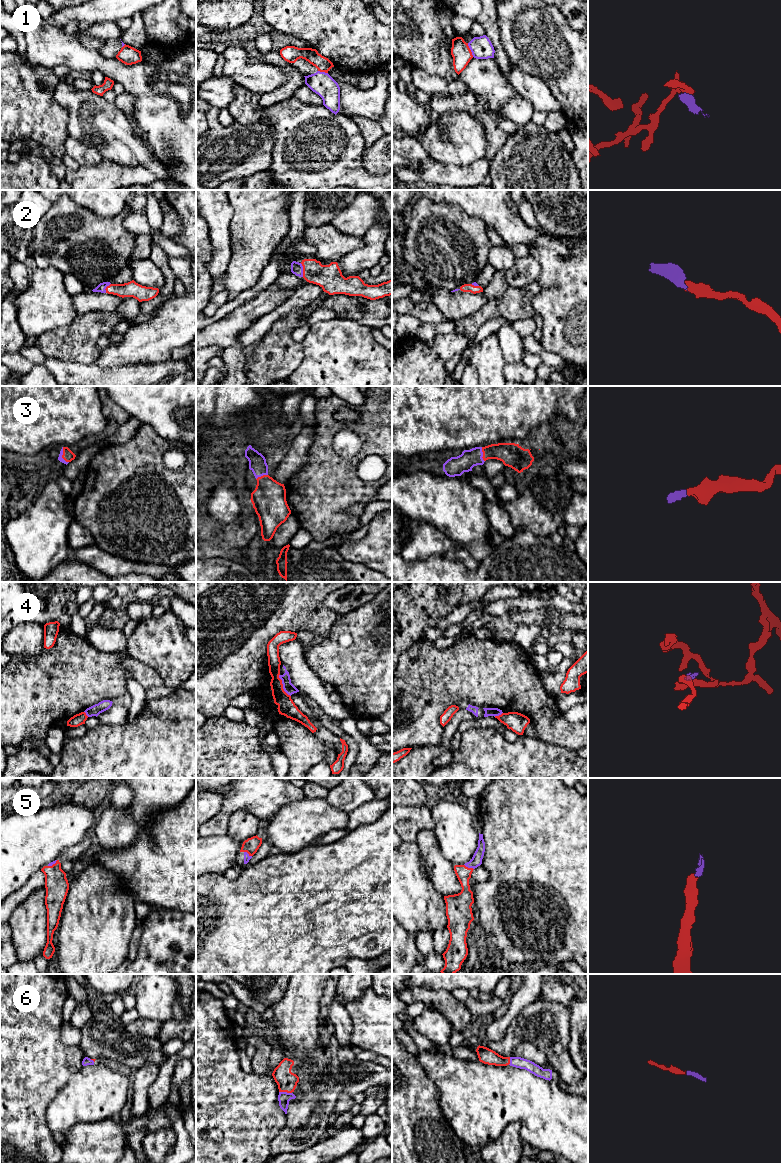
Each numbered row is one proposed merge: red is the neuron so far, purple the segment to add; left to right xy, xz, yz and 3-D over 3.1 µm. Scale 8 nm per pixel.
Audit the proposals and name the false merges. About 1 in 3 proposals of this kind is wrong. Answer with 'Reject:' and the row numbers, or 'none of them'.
Reject: 1, 4

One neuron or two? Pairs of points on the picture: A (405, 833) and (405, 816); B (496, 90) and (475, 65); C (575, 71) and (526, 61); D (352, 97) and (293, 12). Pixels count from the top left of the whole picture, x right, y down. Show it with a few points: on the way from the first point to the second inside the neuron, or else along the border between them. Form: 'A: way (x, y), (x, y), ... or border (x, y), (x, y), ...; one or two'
A: way (405, 829), (404, 820); one
B: way (490, 84), (478, 71); one
C: way (563, 61), (538, 61); one
D: border (334, 65), (340, 70); two

